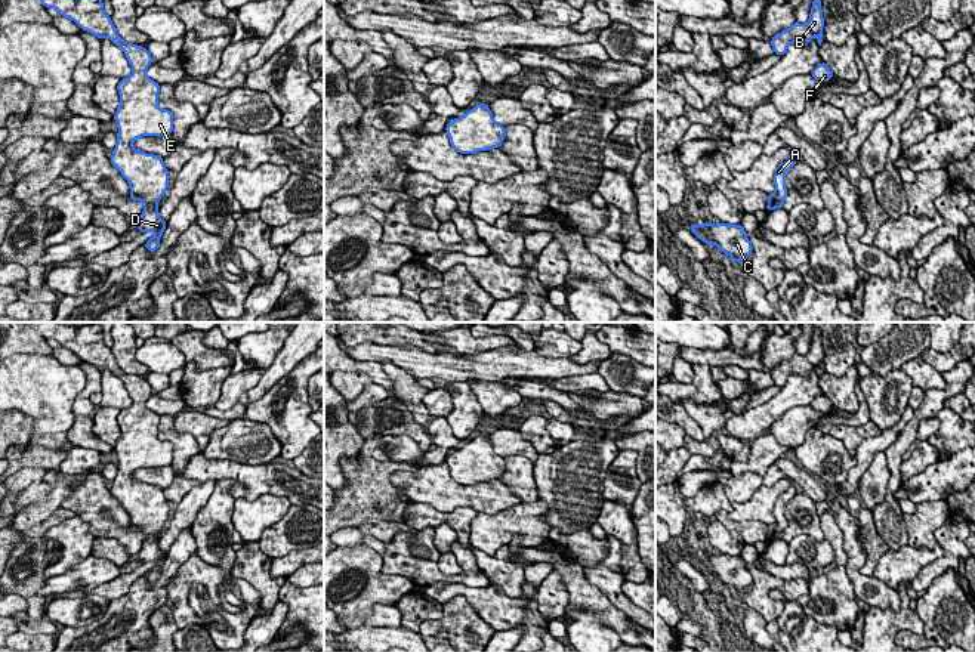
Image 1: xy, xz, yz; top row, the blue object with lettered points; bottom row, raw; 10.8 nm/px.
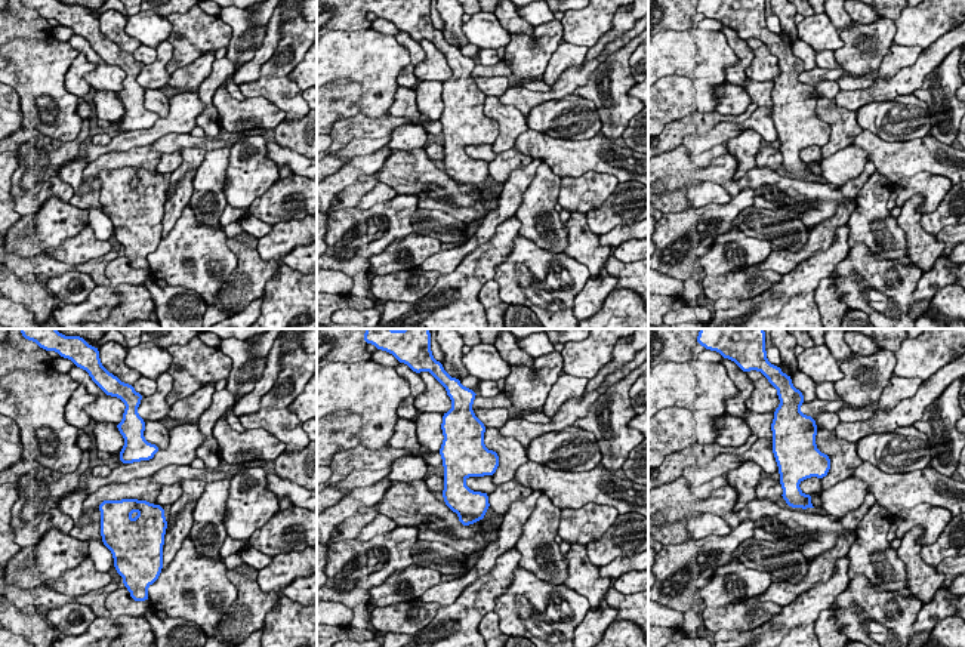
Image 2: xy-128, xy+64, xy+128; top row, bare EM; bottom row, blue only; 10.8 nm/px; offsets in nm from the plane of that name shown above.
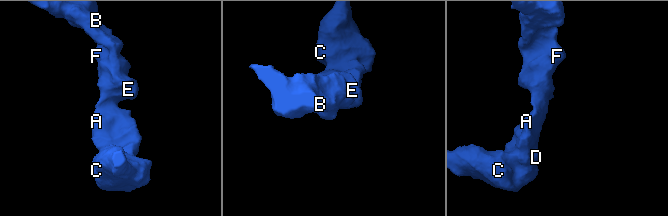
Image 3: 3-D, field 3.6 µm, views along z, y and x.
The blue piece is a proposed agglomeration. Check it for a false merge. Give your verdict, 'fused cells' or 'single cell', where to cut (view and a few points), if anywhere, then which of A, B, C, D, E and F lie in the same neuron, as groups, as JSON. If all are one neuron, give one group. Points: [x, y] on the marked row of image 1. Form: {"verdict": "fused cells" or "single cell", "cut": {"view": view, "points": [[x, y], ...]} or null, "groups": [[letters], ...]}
{"verdict": "single cell", "cut": null, "groups": [["A", "B", "C", "D", "E", "F"]]}

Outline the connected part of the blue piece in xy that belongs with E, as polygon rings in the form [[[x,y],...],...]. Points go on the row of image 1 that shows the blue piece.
[[[40,0],[44,7],[56,9],[62,16],[74,21],[83,31],[99,40],[108,37],[118,46],[133,72],[121,78],[117,90],[120,105],[114,115],[118,127],[117,145],[109,163],[121,173],[130,186],[130,200],[142,201],[145,208],[138,220],[138,231],[152,231],[155,235],[144,245],[149,253],[160,247],[160,238],[167,223],[158,216],[158,201],[169,189],[169,170],[163,157],[146,154],[133,146],[142,136],[172,135],[173,112],[158,108],[160,84],[146,75],[152,64],[151,53],[138,44],[124,41],[111,18],[104,12],[102,0]]]

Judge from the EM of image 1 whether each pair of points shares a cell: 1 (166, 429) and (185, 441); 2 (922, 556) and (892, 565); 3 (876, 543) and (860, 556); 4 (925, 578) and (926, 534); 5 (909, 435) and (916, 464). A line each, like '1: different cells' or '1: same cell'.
1: same cell
2: same cell
3: different cells
4: different cells
5: different cells

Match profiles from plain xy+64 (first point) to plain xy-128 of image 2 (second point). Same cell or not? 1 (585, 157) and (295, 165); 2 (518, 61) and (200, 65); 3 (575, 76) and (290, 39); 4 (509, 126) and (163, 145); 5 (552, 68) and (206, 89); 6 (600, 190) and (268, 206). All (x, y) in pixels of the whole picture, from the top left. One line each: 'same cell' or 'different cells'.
1: same cell
2: same cell
3: different cells
4: different cells
5: same cell
6: different cells

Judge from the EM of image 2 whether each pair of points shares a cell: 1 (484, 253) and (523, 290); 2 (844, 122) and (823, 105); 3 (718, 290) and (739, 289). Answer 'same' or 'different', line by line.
1: different
2: same
3: same

